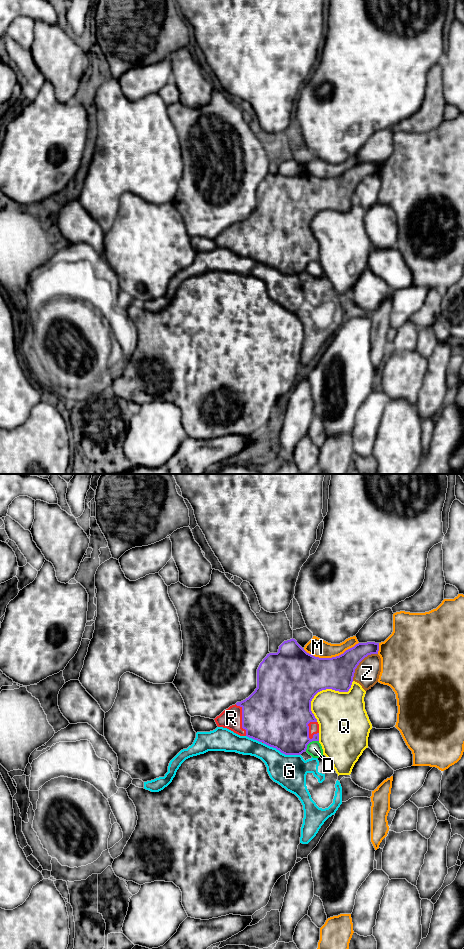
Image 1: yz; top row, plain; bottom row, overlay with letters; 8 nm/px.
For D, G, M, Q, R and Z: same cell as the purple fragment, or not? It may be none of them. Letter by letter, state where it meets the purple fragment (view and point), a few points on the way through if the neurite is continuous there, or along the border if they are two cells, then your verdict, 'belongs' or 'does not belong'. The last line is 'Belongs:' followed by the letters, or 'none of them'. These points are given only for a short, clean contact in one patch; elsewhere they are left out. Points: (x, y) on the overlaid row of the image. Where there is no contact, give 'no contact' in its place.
D: contact yz (310, 741); does not belong
G: contact yz (281, 752); does not belong
M: contact yz (330, 658); does not belong
Q: contact yz (323, 689); does not belong
R: contact yz (242, 719); belongs
Z: contact yz (359, 662); does not belong
Belongs: R

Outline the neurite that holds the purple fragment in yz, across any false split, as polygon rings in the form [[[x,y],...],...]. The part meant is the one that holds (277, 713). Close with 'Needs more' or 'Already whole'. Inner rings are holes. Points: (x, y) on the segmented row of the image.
[[[293,638],[284,641],[277,653],[267,654],[260,663],[255,691],[214,720],[218,727],[262,742],[285,755],[300,755],[310,742],[319,741],[319,724],[311,711],[314,696],[326,689],[348,692],[359,663],[378,651],[379,643],[358,643],[339,656],[319,658],[307,653]]]. Needs more

